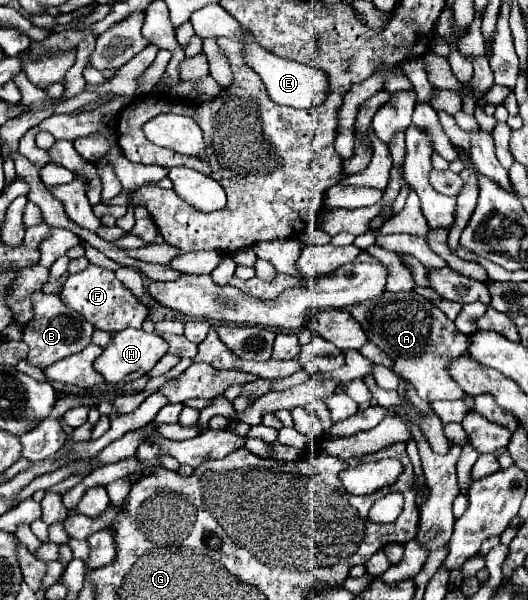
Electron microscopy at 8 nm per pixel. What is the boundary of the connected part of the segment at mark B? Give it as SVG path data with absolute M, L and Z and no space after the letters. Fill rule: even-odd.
M34 291L32 303L34 303L34 317L24 327L24 341L30 347L30 353L28 353L28 359L26 359L28 363L44 369L46 365L52 365L54 361L58 361L66 355L74 355L74 353L82 351L90 343L94 327L80 313L68 309L58 295Z

